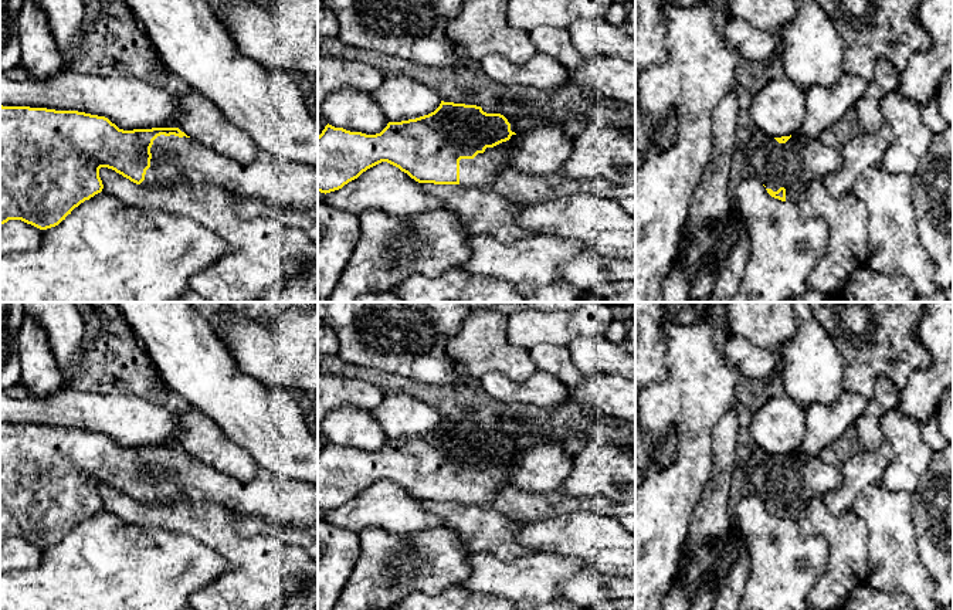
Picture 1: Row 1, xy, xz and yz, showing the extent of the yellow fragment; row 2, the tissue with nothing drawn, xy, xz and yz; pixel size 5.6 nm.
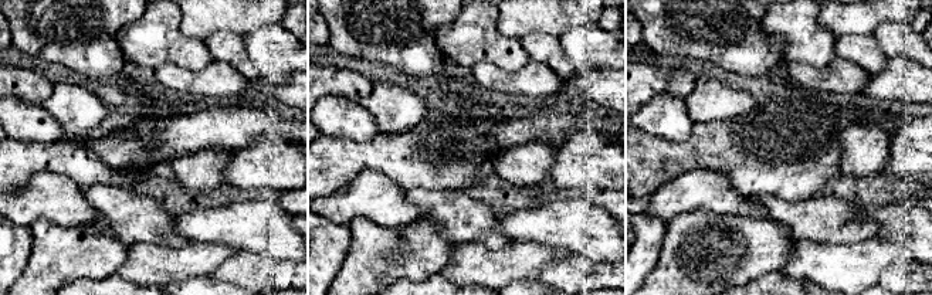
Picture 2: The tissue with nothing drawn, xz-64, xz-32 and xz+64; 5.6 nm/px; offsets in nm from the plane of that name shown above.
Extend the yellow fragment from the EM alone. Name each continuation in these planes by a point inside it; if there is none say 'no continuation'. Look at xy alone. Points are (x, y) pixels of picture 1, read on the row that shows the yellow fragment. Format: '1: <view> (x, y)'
1: xy (175, 161)

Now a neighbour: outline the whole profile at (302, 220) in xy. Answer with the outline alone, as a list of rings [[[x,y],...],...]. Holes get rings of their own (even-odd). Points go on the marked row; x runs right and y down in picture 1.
[[[233,193],[228,194],[235,206],[235,213],[241,218],[272,218],[282,226],[301,230],[313,244],[318,245],[318,213],[298,210],[291,206],[274,207],[258,200],[245,199]]]

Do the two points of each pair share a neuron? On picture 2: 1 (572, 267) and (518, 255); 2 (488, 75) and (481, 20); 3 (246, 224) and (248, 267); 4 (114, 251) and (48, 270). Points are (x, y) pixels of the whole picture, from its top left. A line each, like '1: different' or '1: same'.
1: different
2: different
3: different
4: same

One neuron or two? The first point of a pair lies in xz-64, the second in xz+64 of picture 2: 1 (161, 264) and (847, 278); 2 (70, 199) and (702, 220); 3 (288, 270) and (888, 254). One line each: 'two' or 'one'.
1: one
2: two
3: two

